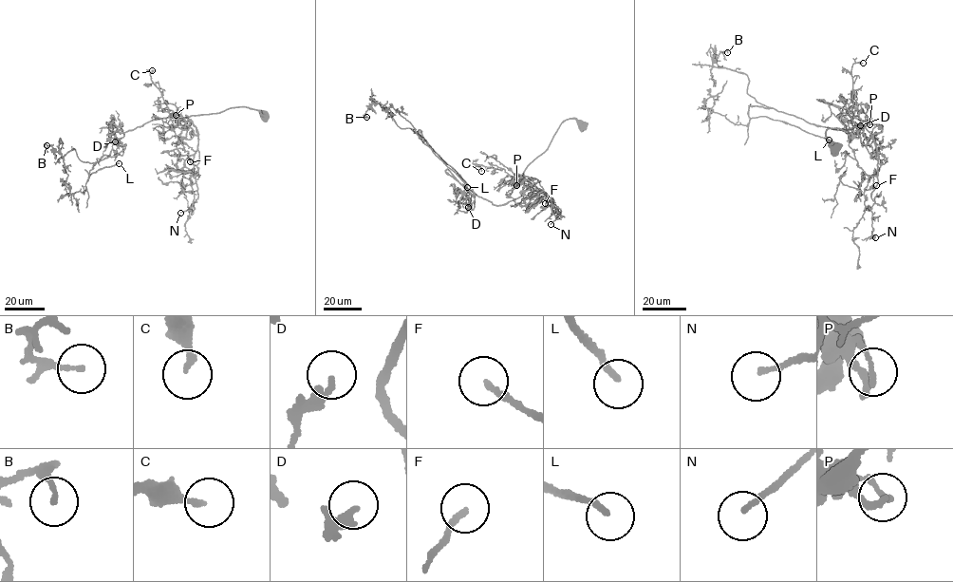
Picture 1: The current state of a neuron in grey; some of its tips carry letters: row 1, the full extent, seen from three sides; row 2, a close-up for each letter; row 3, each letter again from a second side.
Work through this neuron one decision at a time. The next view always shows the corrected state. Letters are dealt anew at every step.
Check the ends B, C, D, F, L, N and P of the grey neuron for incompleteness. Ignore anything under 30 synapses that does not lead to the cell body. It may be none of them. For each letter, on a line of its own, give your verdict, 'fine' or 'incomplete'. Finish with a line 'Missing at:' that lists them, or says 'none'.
B: fine
C: fine
D: fine
F: incomplete
L: incomplete
N: fine
P: fine
Missing at: F, L

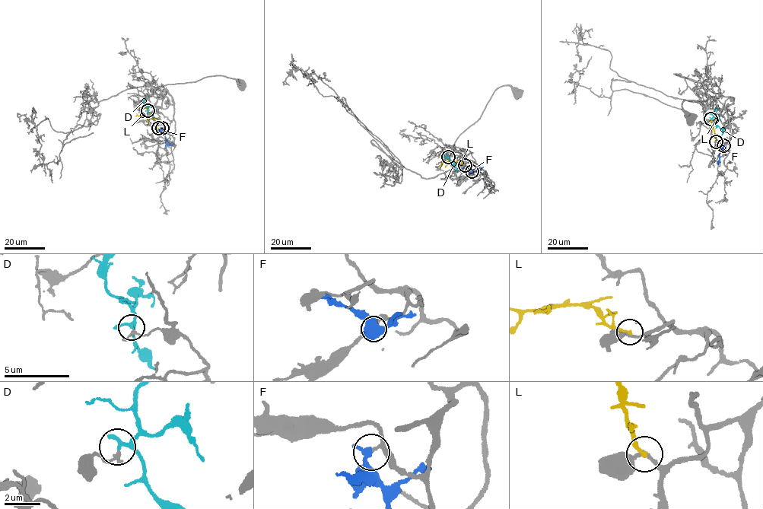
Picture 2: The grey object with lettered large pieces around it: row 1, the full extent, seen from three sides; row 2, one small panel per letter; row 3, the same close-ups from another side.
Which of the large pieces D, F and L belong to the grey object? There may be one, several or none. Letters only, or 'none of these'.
none of these

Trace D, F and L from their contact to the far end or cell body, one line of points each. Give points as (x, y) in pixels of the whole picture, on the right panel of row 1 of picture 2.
D: (710, 119), (723, 128), (722, 135)
F: (723, 145), (716, 163)
L: (716, 141), (713, 128), (716, 116), (713, 111)

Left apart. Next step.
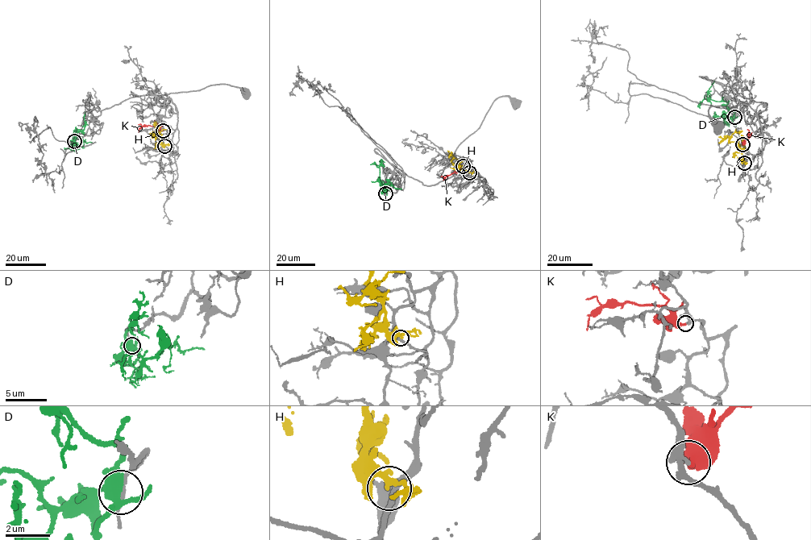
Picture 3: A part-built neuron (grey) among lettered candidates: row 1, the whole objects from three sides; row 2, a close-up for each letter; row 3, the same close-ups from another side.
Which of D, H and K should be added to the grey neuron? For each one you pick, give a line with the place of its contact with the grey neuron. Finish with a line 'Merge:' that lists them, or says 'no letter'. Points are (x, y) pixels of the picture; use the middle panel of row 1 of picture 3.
K: (463, 166)
Merge: K

